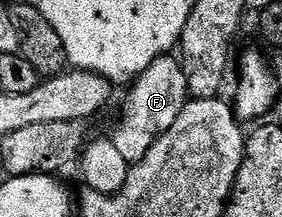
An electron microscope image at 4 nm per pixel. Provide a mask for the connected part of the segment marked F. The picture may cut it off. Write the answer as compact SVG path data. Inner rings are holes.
M173 55L155 59L155 63L151 63L151 67L147 67L147 71L139 74L137 80L132 82L128 89L129 98L125 101L125 114L122 115L117 130L111 133L111 139L118 151L123 155L123 159L127 159L130 163L136 163L143 159L143 155L147 155L147 151L151 151L153 144L168 131L171 123L175 123L175 119L179 119L179 111L183 111L183 107L191 98L185 66Z

